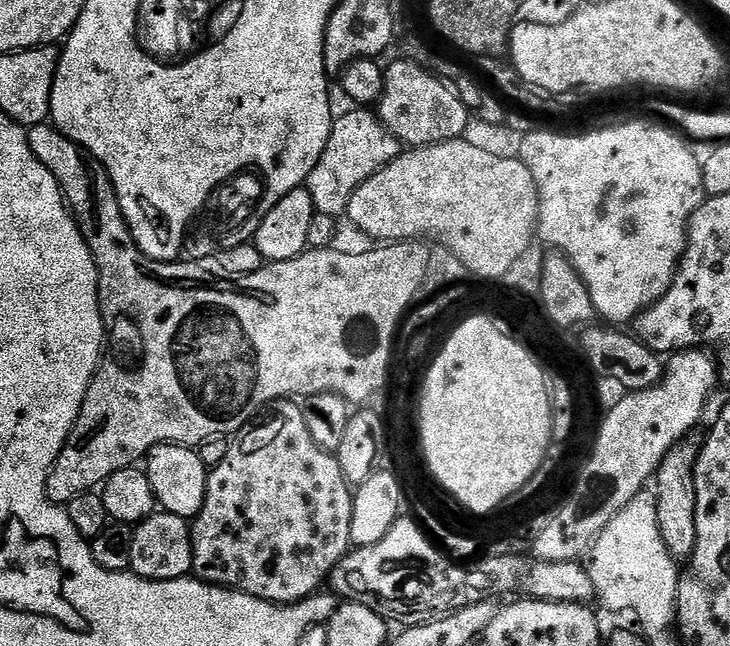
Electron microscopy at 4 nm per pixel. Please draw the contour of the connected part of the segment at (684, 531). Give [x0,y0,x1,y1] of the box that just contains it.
[654,438,700,562]

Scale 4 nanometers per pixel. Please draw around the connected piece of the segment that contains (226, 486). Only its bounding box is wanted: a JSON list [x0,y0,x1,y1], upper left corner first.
[191,399,353,604]

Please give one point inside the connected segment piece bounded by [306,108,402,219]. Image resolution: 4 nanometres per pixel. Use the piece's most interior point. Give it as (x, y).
(359, 145)

